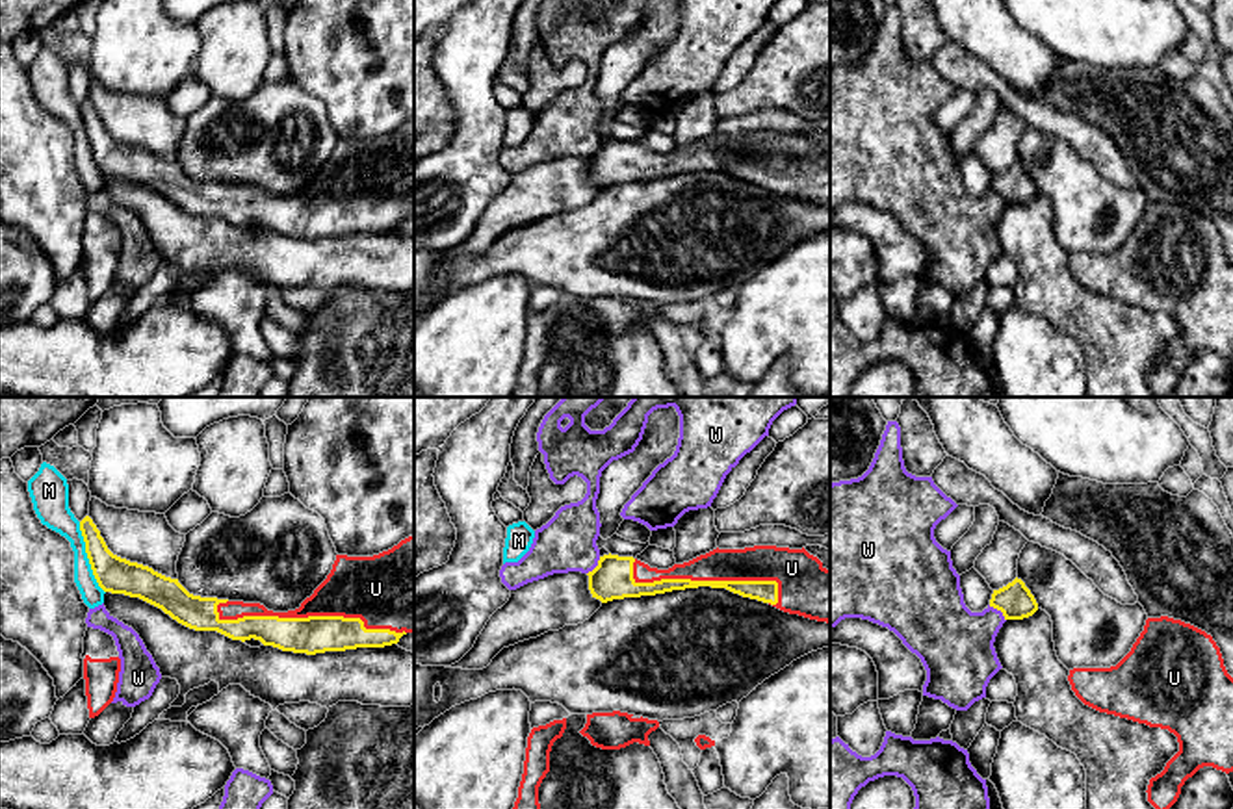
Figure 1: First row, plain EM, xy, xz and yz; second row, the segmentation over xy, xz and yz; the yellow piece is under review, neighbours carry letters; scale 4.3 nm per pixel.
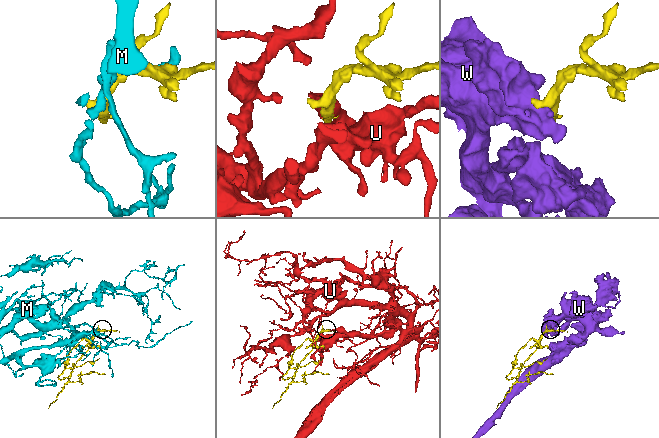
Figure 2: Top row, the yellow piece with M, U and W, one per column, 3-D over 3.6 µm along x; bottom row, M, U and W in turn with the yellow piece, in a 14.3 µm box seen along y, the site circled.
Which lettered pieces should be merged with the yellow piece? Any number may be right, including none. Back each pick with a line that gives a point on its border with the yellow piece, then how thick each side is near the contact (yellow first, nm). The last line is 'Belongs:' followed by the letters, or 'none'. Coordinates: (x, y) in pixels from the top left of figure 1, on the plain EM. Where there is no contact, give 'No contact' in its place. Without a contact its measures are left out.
U: Touches yellow at xy (309, 201). Thickness 160 nm (yellow) against 280 nm
Belongs: U

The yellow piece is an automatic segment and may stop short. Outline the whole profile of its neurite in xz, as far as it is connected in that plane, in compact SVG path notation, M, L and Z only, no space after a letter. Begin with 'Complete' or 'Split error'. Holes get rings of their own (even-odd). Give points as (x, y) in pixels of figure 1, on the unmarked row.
Split error. M717 132L668 154L609 137L587 160L592 182L602 187L711 171L830 208L830 154L804 132Z

